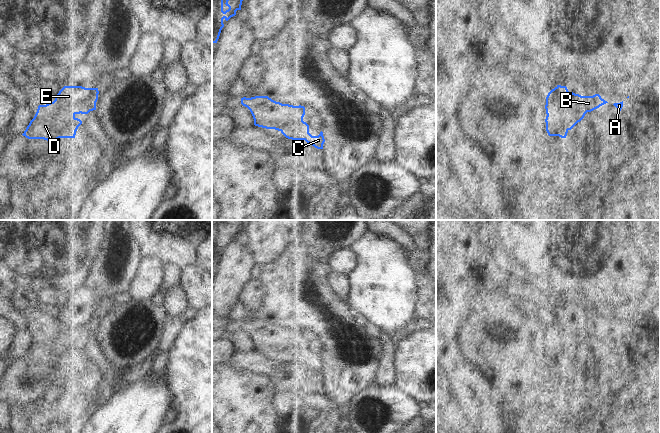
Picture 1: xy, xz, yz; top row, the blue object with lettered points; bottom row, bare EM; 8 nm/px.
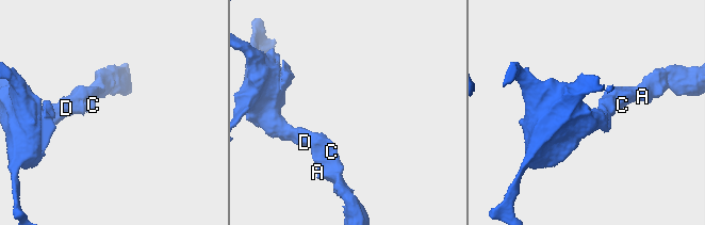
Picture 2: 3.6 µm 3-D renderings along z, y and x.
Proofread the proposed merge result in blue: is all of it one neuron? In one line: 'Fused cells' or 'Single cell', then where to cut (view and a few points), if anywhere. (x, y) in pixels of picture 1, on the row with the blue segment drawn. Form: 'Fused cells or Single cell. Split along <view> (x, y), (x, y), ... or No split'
Single cell. No split

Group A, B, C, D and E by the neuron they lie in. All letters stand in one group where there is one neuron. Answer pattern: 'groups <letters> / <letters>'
groups A B C D E

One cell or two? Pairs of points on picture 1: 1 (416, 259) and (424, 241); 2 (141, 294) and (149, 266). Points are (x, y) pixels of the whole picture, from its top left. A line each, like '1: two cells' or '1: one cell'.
1: one cell
2: one cell

